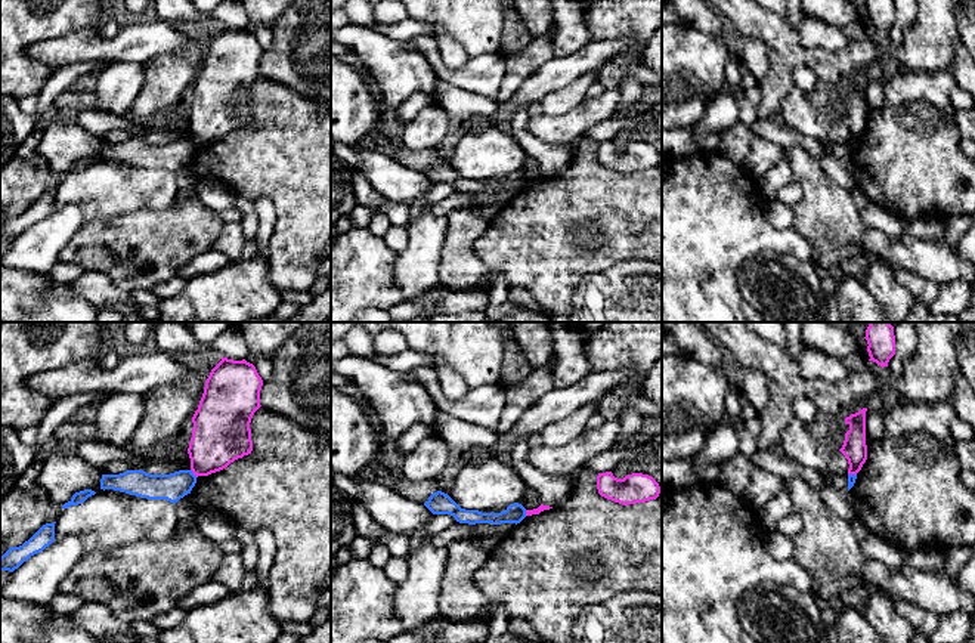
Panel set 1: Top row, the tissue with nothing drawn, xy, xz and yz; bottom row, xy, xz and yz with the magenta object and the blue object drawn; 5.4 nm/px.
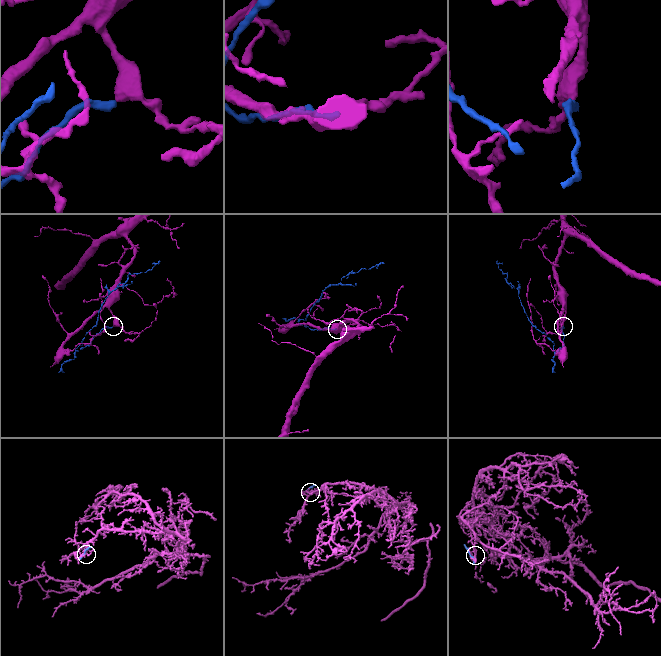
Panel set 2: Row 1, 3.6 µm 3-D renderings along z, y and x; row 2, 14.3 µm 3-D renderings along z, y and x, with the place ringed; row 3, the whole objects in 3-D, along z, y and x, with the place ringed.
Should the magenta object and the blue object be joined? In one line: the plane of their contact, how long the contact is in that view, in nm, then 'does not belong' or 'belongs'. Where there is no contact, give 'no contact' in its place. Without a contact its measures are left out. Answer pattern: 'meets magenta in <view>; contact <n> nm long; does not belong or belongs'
meets magenta in xy; contact 60 nm long; does not belong

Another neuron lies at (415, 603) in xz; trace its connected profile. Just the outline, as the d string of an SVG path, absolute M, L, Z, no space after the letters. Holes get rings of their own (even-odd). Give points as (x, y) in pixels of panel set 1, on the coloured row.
M421 544L408 556L408 578L397 585L393 612L405 631L415 631L439 613L440 582L448 548Z

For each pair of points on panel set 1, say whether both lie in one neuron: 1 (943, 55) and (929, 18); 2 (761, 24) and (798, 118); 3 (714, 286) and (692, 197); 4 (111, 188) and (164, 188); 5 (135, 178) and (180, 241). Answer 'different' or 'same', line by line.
1: same
2: different
3: same
4: same
5: different

